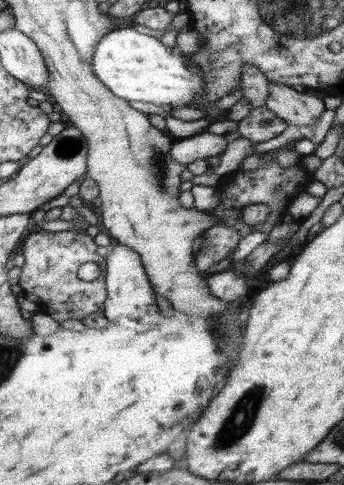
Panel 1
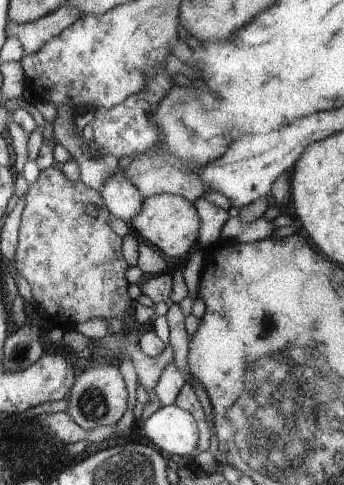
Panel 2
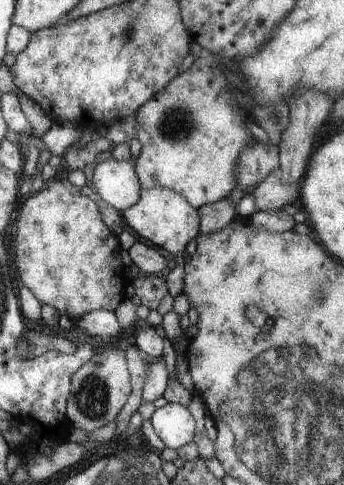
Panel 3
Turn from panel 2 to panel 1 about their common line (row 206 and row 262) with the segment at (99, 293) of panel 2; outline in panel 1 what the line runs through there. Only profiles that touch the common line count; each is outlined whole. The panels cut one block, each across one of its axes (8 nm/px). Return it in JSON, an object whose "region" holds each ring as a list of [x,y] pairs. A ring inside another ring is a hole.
{"region":[[[33,230],[23,242],[21,242],[21,254],[23,254],[23,266],[19,274],[19,292],[21,294],[33,294],[39,300],[39,312],[51,316],[55,322],[61,320],[83,320],[91,312],[101,312],[105,308],[107,290],[105,290],[105,262],[95,252],[95,244],[89,236],[79,232],[43,232]],[[93,262],[99,266],[101,276],[93,282],[83,282],[77,278],[77,270],[81,264]]]}

